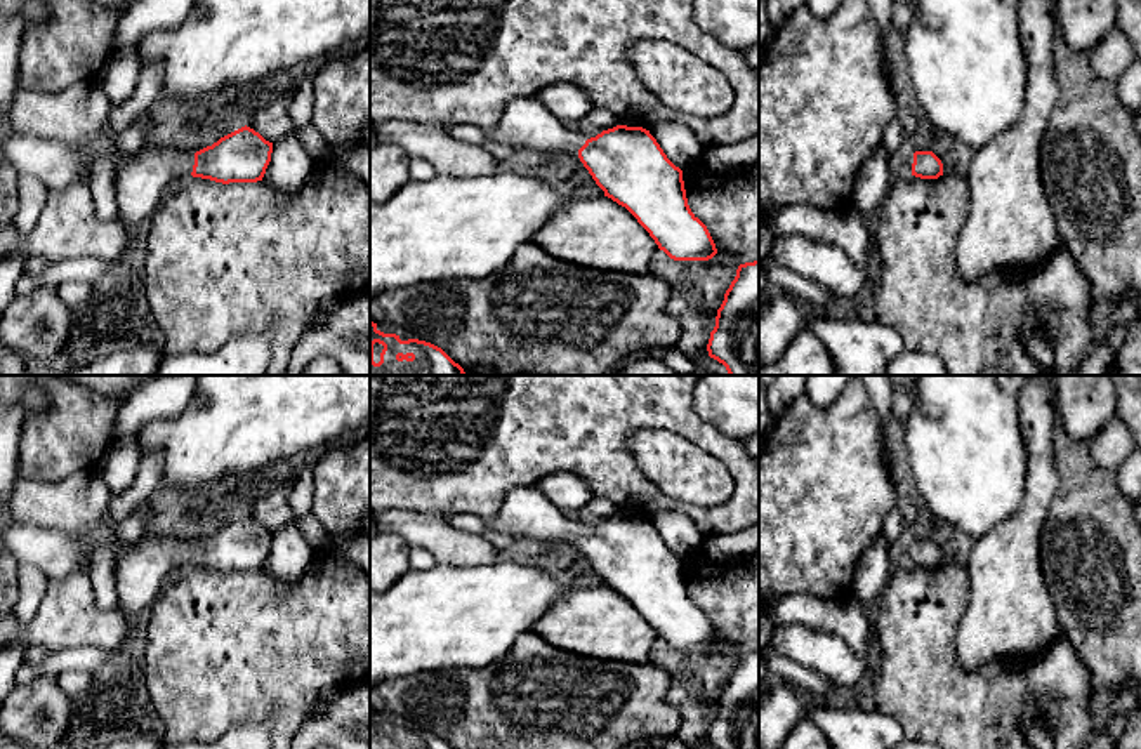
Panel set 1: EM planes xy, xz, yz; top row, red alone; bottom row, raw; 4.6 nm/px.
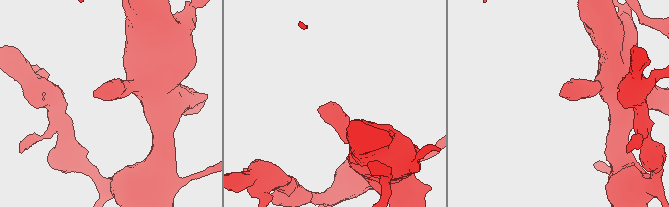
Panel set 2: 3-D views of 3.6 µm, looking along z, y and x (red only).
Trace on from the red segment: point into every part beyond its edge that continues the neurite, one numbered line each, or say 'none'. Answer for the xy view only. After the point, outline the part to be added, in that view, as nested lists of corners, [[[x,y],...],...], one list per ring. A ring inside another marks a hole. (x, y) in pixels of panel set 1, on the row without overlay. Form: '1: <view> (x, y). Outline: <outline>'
1: xy (145, 567). Outline: [[[168,537],[122,542],[115,570],[120,608],[129,613],[151,608],[177,570],[191,565],[193,554],[193,542]]]

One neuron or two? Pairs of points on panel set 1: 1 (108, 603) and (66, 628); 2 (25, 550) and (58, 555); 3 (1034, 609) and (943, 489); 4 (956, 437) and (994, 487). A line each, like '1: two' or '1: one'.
1: two
2: one
3: two
4: one

